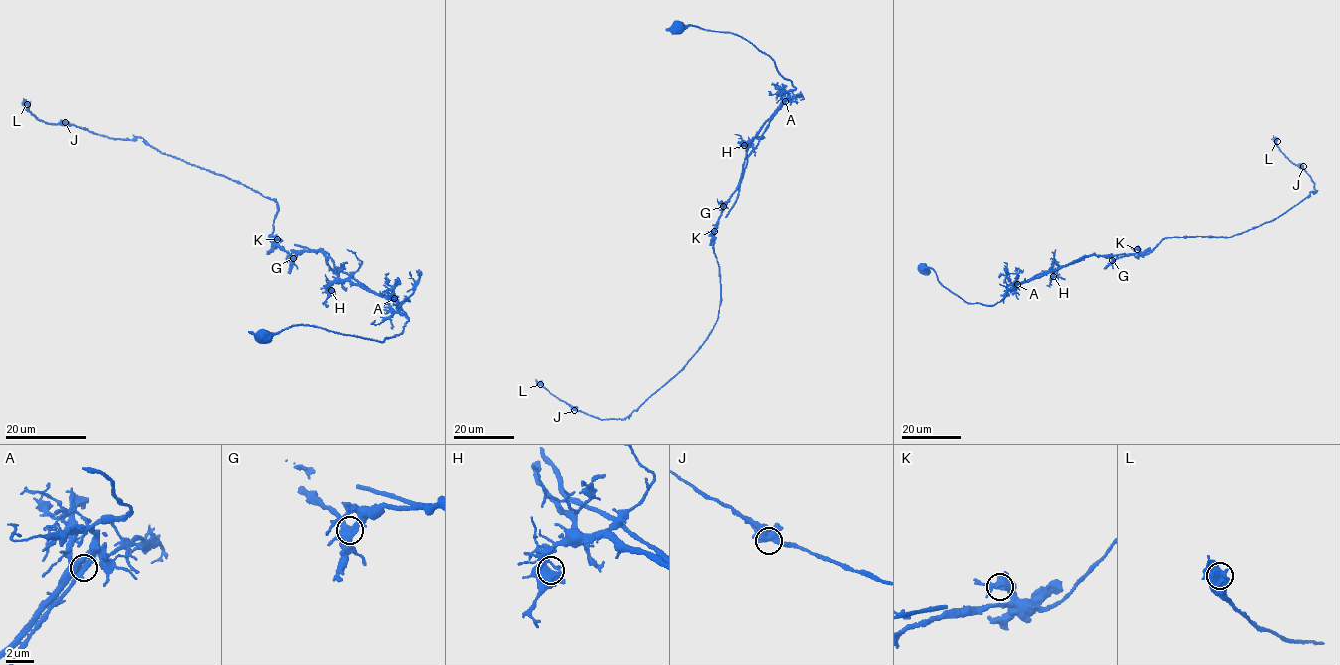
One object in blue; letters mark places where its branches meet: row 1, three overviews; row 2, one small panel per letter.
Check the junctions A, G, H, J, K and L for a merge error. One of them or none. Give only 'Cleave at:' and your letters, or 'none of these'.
Cleave at: A

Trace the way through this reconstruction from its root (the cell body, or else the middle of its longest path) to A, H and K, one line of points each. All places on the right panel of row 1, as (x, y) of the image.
A: (924, 269), (922, 271), (927, 268), (933, 269), (944, 287), (967, 302), (991, 306), (1017, 284)
H: (924, 269), (933, 269), (944, 287), (967, 302), (991, 306), (1015, 285), (1051, 269), (1053, 276)
K: (924, 269), (933, 269), (967, 302), (991, 306), (1010, 288), (1079, 259), (1115, 259), (1137, 249)

